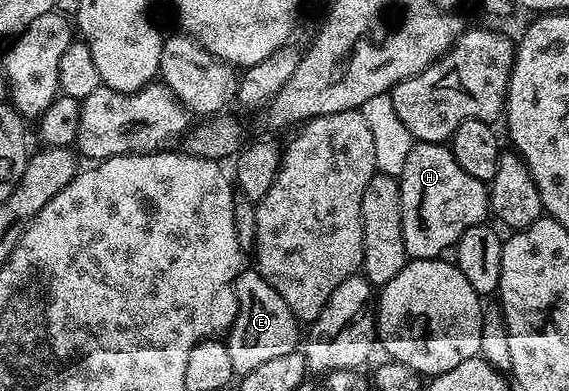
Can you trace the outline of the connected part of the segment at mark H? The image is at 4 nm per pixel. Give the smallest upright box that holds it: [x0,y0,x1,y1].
[397,142,489,259]

